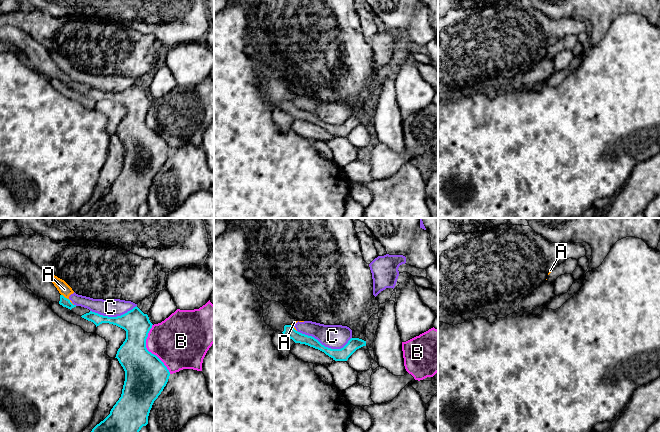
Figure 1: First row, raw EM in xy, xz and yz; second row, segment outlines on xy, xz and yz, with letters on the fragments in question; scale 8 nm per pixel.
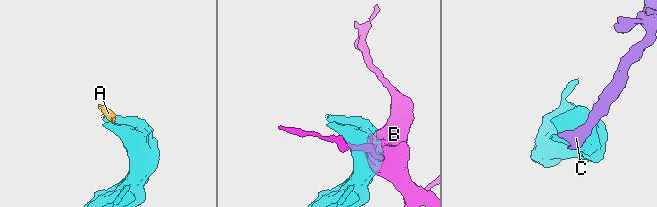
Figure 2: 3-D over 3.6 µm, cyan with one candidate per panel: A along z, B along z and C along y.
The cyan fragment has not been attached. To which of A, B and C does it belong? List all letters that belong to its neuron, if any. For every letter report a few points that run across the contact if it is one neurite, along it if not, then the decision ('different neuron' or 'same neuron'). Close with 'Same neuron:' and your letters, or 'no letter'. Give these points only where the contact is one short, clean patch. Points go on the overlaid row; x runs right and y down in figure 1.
A: line xy (61, 294), (73, 305); different neuron
B: different neuron
C: different neuron
Same neuron: no letter

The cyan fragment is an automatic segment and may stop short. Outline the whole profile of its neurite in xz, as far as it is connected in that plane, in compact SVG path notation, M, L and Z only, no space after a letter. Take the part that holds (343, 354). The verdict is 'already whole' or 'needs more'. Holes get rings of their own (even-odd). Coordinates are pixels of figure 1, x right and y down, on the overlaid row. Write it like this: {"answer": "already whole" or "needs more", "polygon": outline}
{"answer": "needs more", "polygon": "M276 301L263 303L263 317L265 323L274 331L281 331L284 336L292 339L295 343L305 344L318 349L335 361L347 361L357 349L366 346L366 341L359 338L351 338L341 349L325 347L314 337L296 331L291 325L295 319L286 311L281 303Z"}

